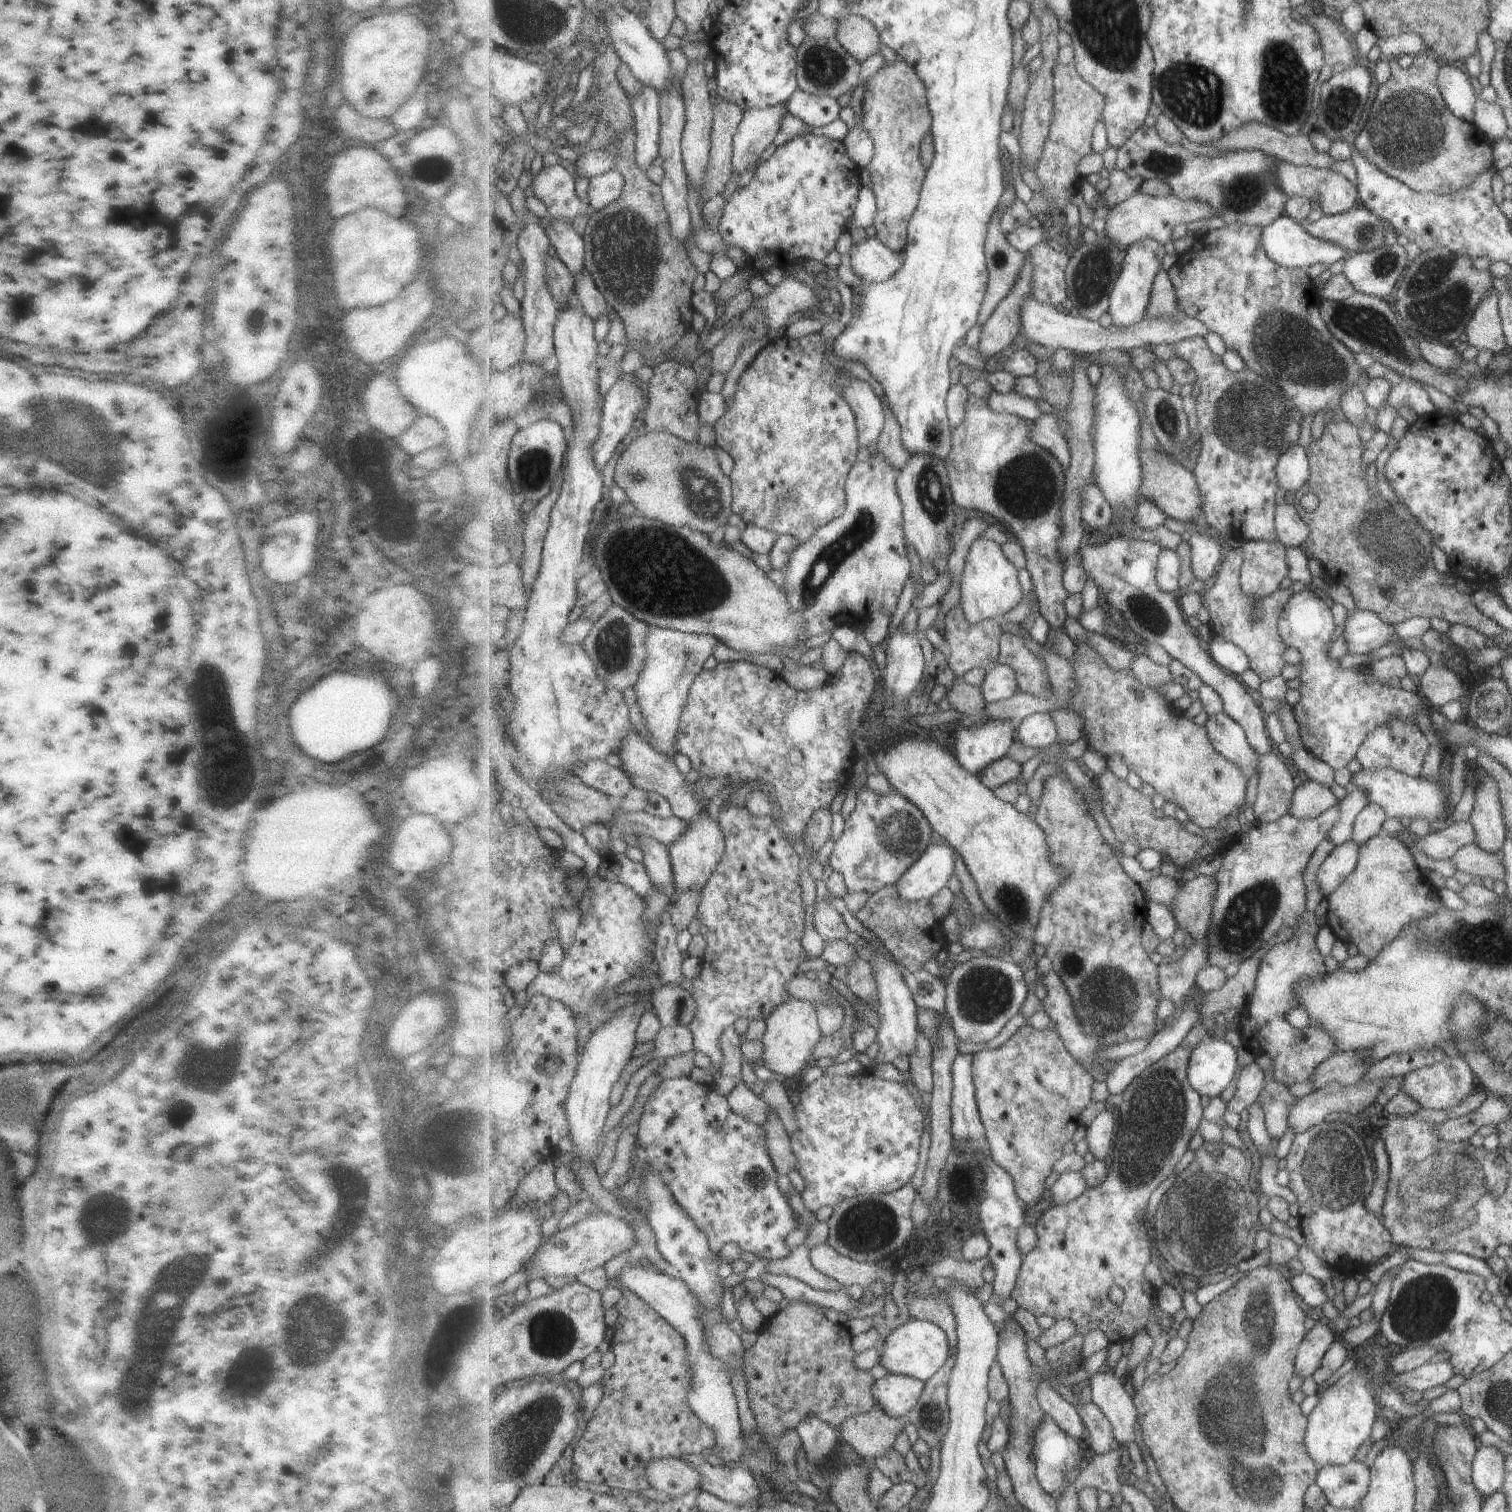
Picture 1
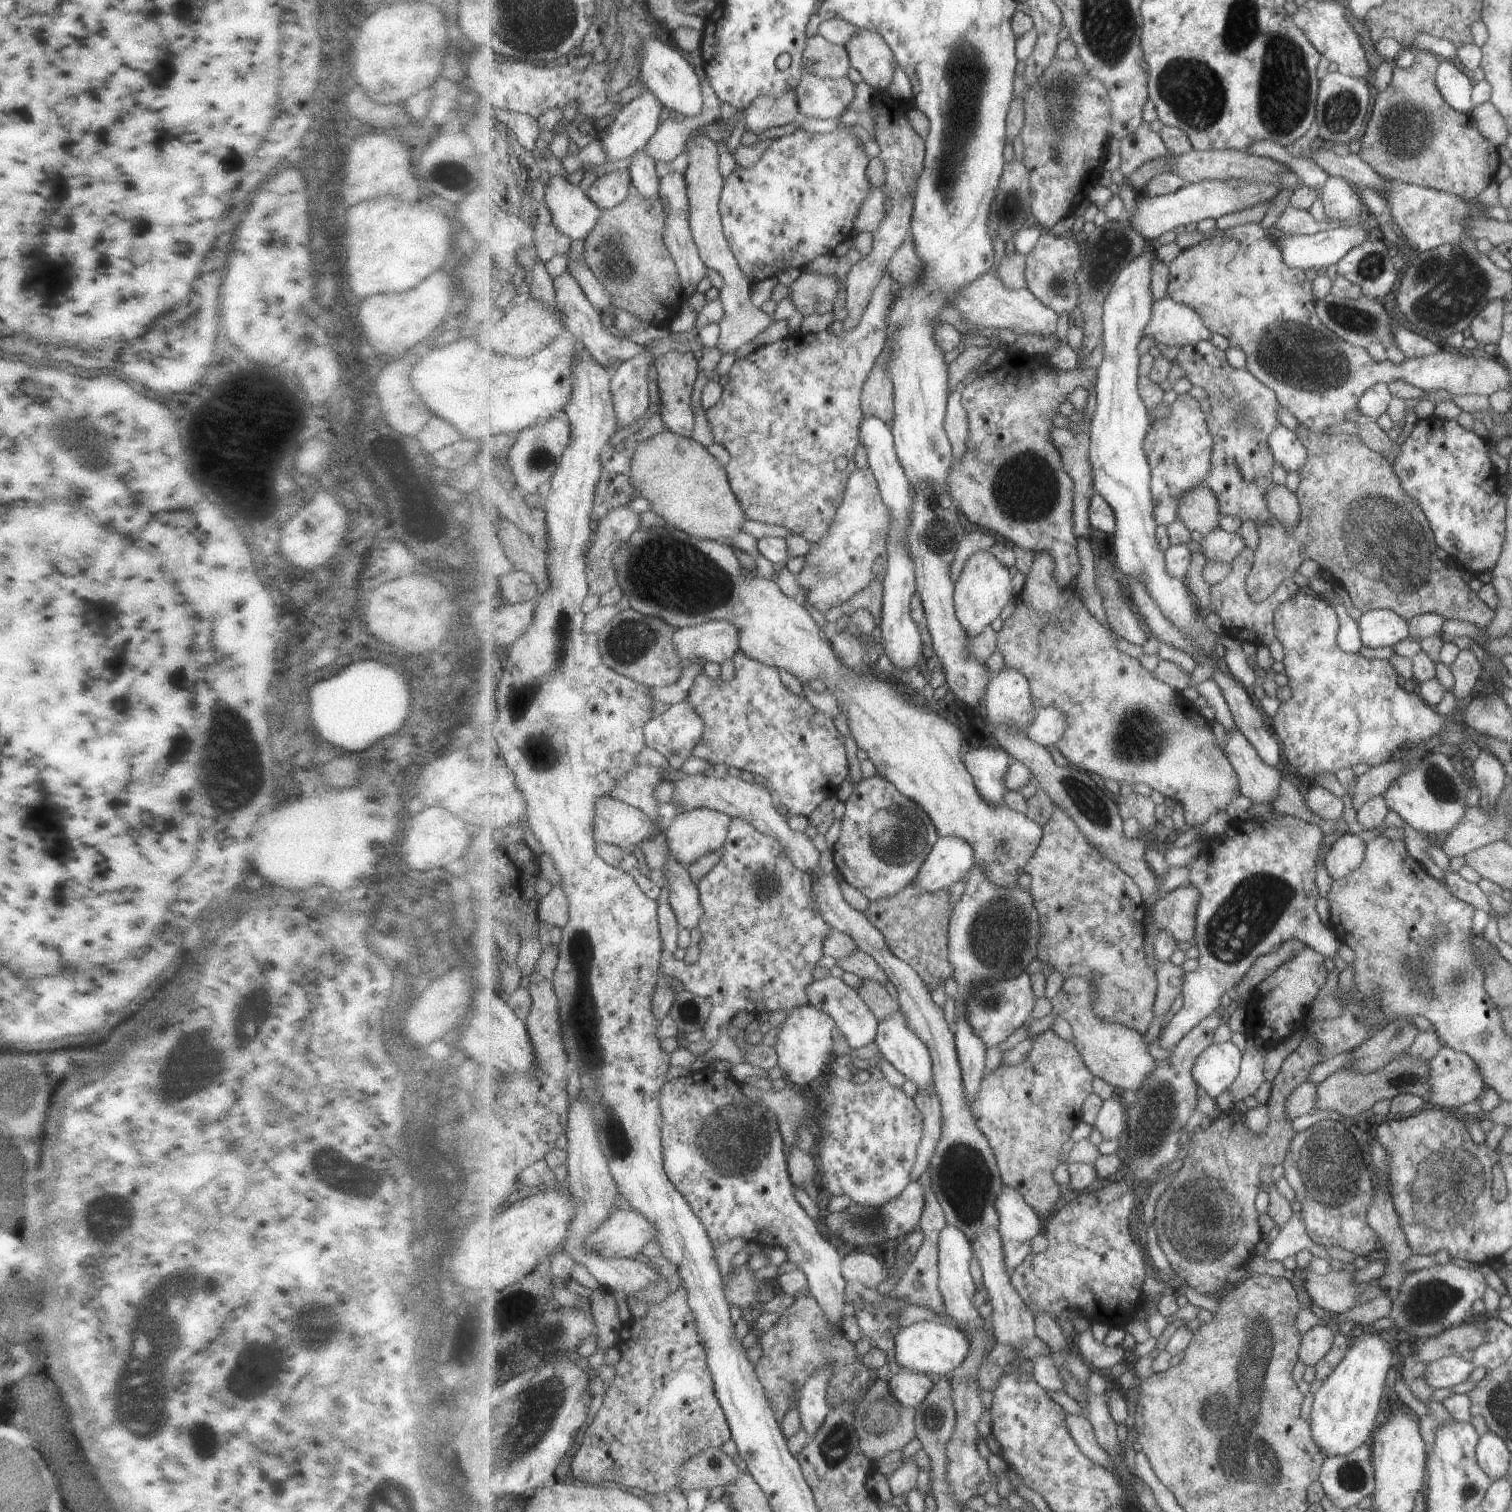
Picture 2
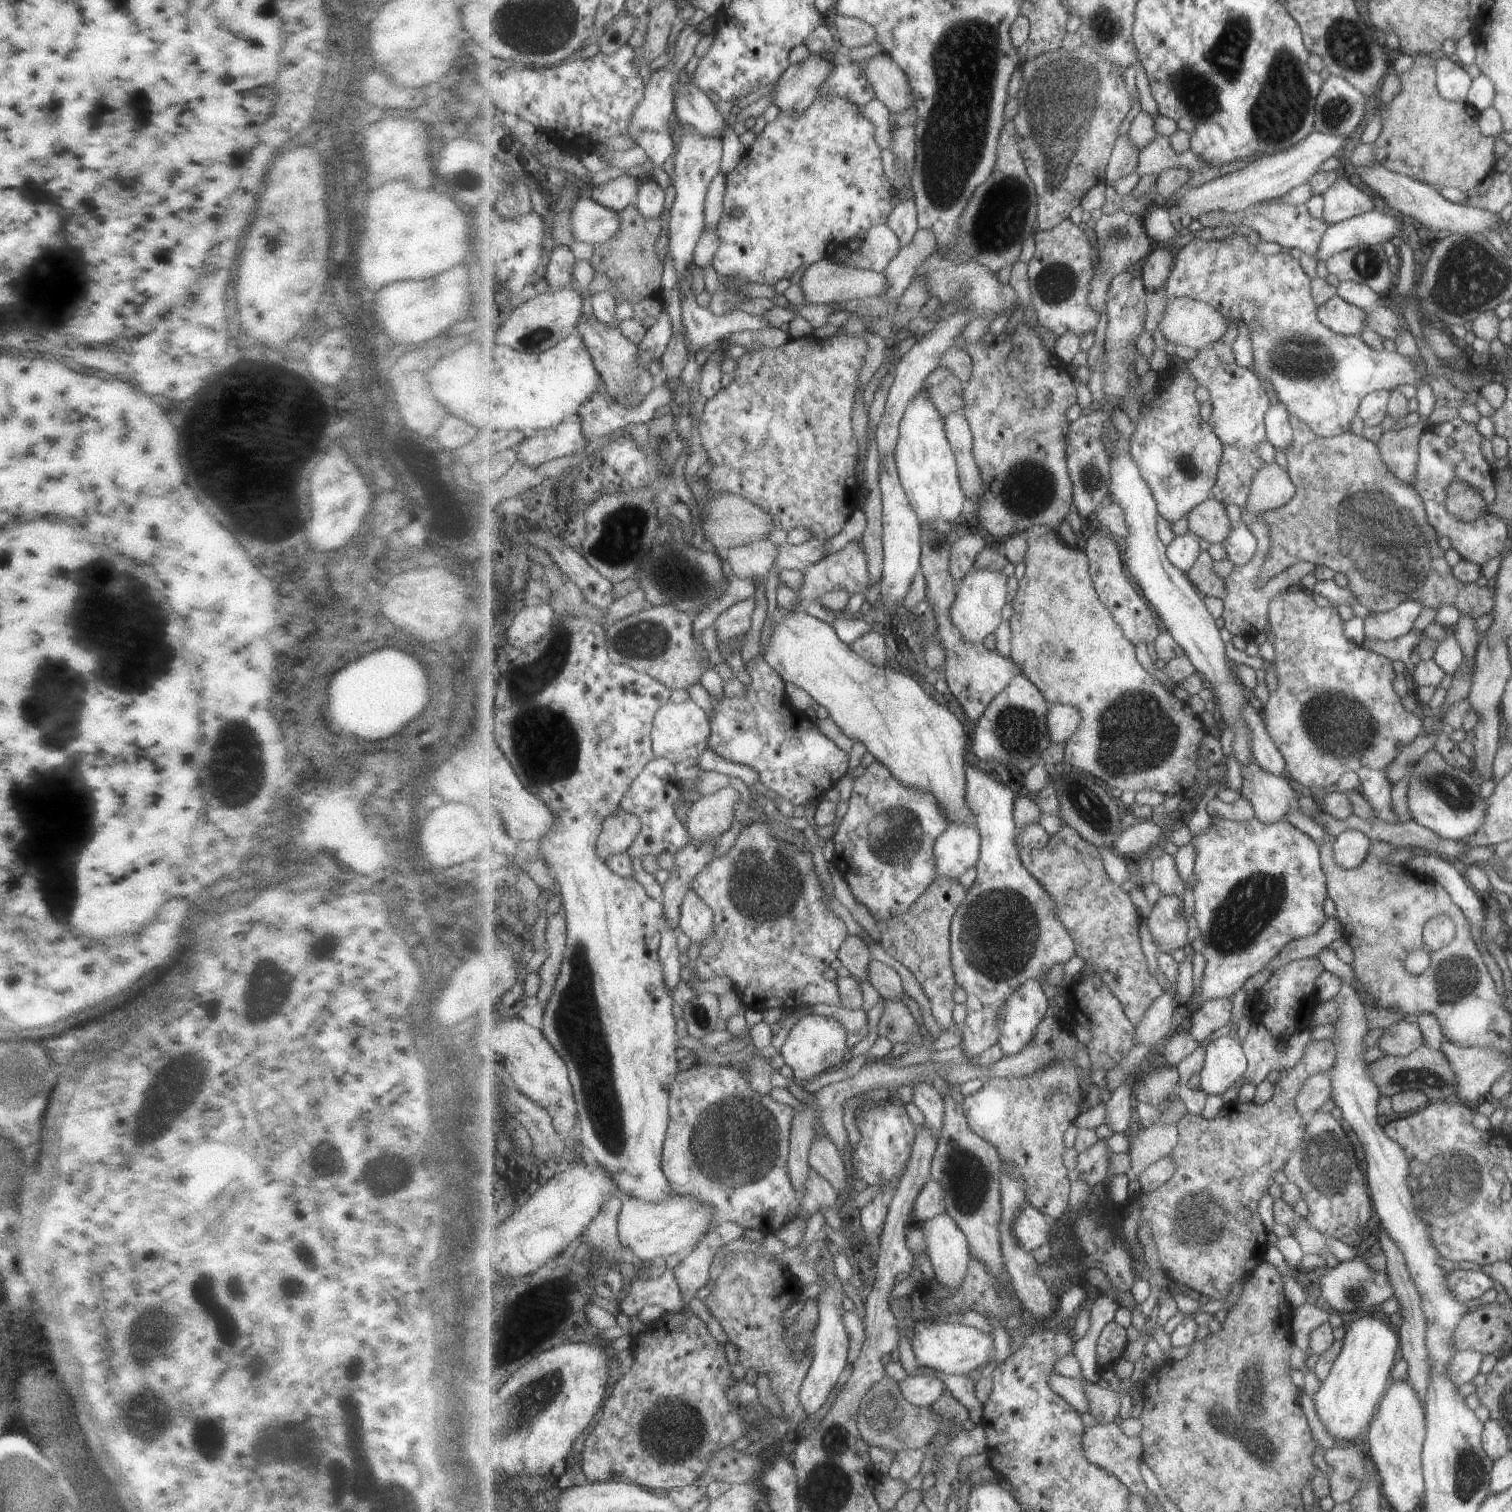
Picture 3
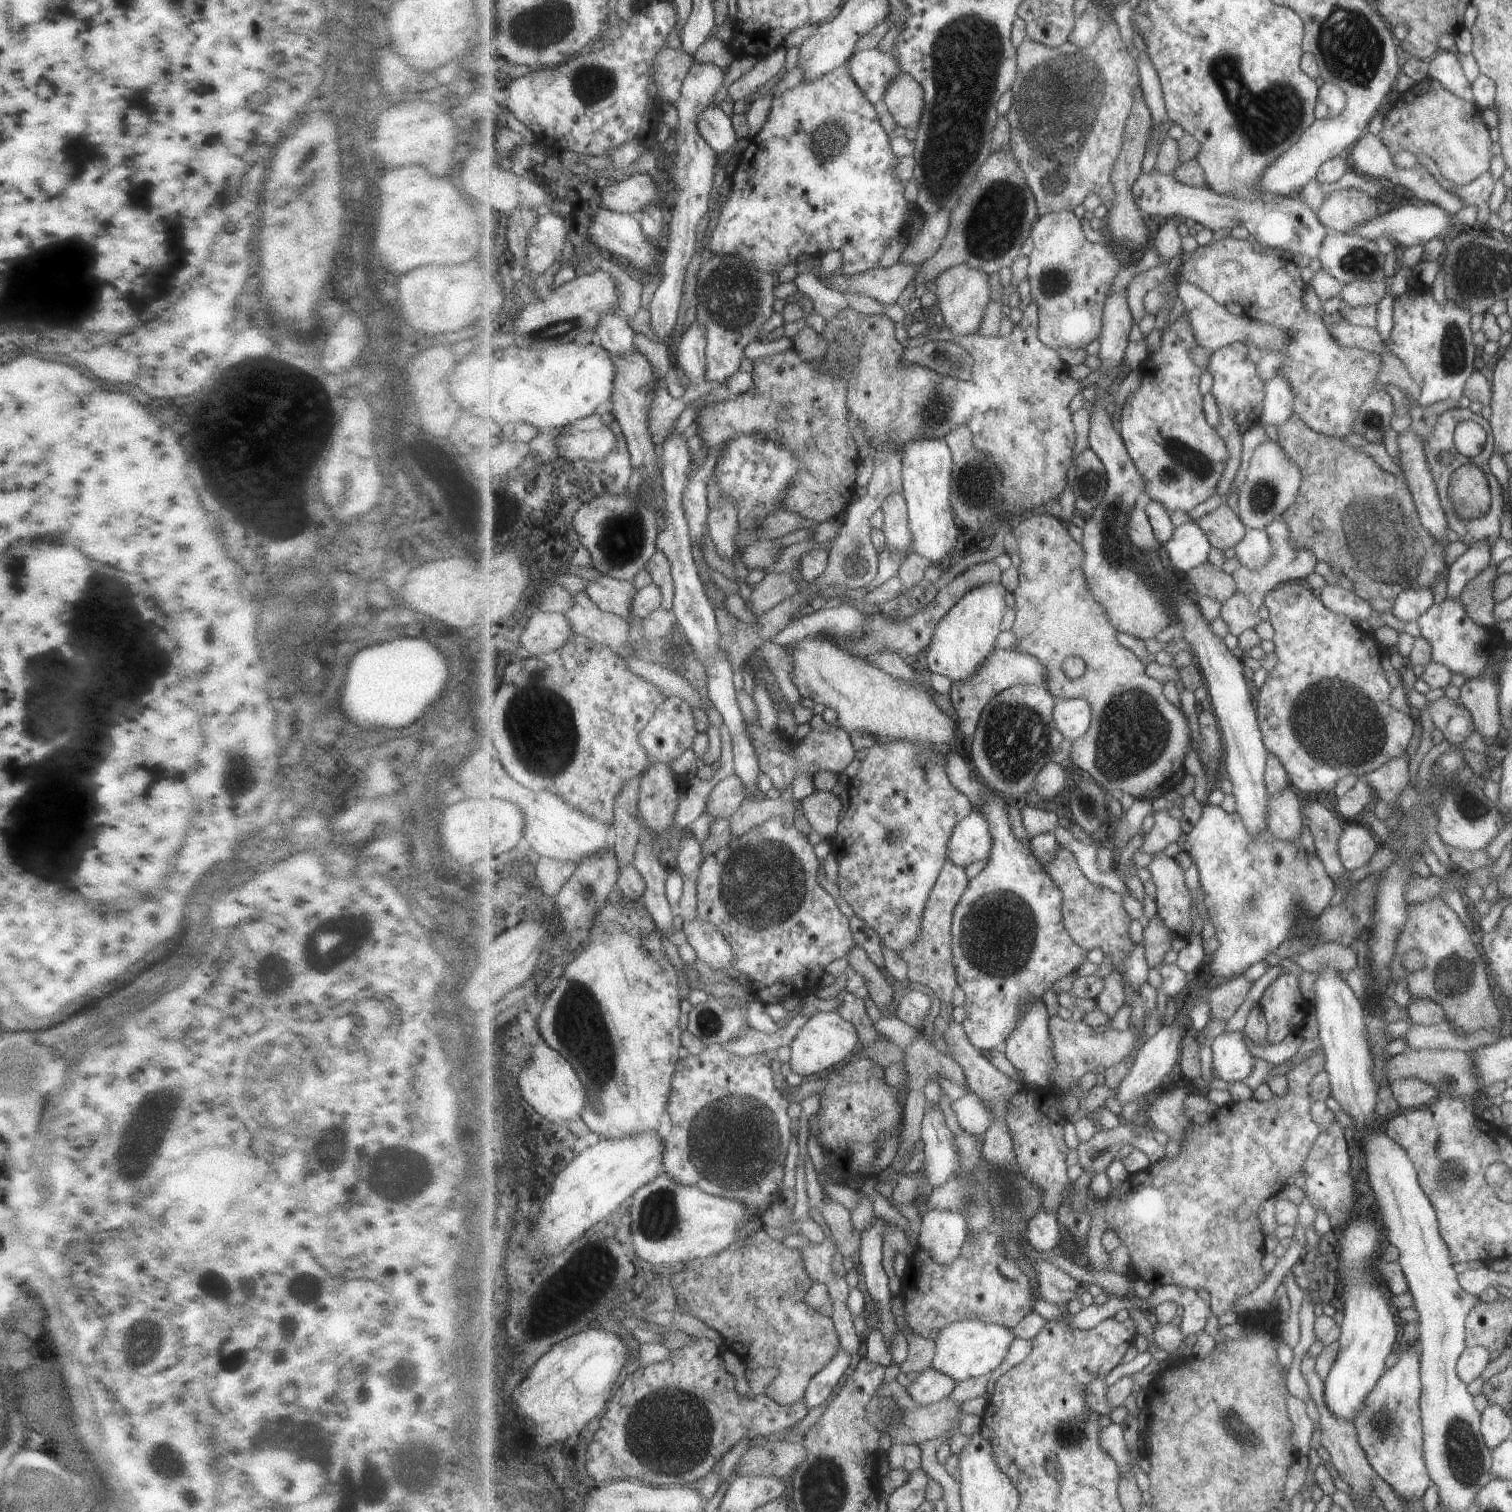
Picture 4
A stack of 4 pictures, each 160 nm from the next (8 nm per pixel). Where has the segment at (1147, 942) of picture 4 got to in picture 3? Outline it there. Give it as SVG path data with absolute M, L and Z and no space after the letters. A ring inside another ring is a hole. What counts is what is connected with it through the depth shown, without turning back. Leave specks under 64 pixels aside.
M1179 896L1161 897L1147 917L1147 927L1158 951L1173 953L1187 946L1191 925L1183 914L1182 905Z

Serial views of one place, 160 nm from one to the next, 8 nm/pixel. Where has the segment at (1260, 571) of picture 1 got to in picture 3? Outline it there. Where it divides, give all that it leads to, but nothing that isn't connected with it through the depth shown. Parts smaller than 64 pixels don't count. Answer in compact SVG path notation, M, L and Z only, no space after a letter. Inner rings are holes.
M1291 417L1291 424L1294 430L1294 441L1291 448L1287 449L1287 469L1292 477L1292 481L1296 484L1296 496L1288 502L1284 507L1273 511L1265 511L1258 516L1258 520L1268 524L1270 528L1271 548L1263 564L1263 572L1261 572L1261 580L1259 586L1265 586L1269 580L1273 580L1279 572L1285 572L1287 568L1291 568L1293 564L1302 561L1310 561L1315 565L1322 565L1332 569L1335 573L1345 575L1349 584L1348 587L1353 590L1353 594L1357 596L1360 605L1368 609L1369 613L1383 614L1393 608L1397 604L1401 604L1403 600L1417 599L1423 604L1423 607L1435 608L1435 611L1444 605L1451 605L1459 615L1469 614L1471 618L1480 618L1483 614L1488 614L1493 608L1493 588L1479 587L1475 583L1461 583L1453 578L1449 560L1445 560L1445 551L1441 550L1441 540L1437 540L1437 533L1433 530L1432 524L1428 523L1427 514L1424 512L1424 503L1419 493L1412 487L1398 478L1385 464L1382 459L1380 448L1375 442L1367 440L1364 437L1357 436L1353 431L1349 430L1343 434L1334 437L1320 437L1304 420L1297 417Z

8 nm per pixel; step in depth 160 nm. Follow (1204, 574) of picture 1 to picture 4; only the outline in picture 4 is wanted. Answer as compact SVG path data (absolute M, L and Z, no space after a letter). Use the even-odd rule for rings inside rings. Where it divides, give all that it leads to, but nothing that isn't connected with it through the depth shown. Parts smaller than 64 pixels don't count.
M1248 529L1245 538L1234 547L1235 557L1248 569L1265 566L1272 557L1272 544L1265 529Z

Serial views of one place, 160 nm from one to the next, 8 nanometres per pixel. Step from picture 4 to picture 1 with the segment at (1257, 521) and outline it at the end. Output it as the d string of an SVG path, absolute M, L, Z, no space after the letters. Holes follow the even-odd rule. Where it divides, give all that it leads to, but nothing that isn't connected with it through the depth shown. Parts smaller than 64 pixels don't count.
M1286 502L1276 507L1276 531L1279 542L1286 547L1299 549L1312 534L1310 526L1302 519L1296 506Z

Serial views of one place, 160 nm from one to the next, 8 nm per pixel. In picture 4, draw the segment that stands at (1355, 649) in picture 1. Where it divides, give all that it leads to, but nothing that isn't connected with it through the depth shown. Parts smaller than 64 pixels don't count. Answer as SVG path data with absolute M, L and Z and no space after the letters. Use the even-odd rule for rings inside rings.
M1416 588L1400 592L1390 613L1401 621L1417 620L1433 603L1432 589Z

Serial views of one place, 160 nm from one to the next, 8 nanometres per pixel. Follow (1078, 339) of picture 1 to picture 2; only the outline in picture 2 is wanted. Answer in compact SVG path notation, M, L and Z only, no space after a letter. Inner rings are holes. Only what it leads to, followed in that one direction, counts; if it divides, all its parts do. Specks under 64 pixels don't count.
M996 262L992 270L986 272L965 289L952 301L953 307L961 312L964 323L970 327L997 327L1010 329L1017 337L1025 334L1047 335L1055 334L1057 330L1057 314L1052 308L1045 306L1028 287L1011 290L999 277L1000 262ZM1169 296L1154 303L1152 319L1144 330L1144 336L1151 336L1156 344L1161 344L1162 342L1166 346L1177 346L1179 348L1211 339L1212 333L1210 328L1205 324L1200 312L1173 300Z

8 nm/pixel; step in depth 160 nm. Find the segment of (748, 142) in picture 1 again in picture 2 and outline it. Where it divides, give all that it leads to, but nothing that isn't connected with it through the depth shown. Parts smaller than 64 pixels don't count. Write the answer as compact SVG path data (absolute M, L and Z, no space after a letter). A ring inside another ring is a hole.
M796 88L779 99L771 95L761 95L748 106L743 116L746 130L756 136L775 126L787 126L801 117Z

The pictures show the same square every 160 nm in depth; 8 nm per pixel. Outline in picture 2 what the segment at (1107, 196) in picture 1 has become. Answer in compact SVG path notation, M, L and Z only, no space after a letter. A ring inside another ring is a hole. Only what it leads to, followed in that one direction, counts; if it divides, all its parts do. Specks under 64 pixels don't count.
M1191 149L1188 153L1183 153L1182 155L1173 155L1171 152L1168 152L1161 159L1155 159L1151 163L1145 163L1143 167L1137 169L1132 175L1125 177L1125 182L1130 188L1141 190L1141 188L1146 188L1146 184L1154 176L1164 171L1173 171L1181 175L1189 185L1205 179L1247 179L1248 181L1255 180L1266 183L1279 183L1281 189L1291 188L1292 190L1296 190L1302 184L1296 172L1293 172L1285 163L1277 162L1269 157L1258 157L1235 149L1210 151Z

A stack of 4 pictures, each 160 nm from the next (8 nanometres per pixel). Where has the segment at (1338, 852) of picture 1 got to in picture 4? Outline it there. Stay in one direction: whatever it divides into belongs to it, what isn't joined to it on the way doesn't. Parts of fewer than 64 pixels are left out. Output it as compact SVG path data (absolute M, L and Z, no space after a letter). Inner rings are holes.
M1350 822L1339 841L1341 862L1348 870L1357 870L1368 864L1381 845L1372 829L1365 828L1363 822Z

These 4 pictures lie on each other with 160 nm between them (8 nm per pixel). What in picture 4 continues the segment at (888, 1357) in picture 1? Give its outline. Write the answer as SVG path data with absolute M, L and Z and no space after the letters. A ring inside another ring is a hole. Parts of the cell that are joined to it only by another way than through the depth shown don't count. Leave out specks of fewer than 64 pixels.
M965 1319L943 1327L936 1338L936 1353L932 1367L939 1372L952 1376L956 1381L967 1380L974 1376L993 1372L1009 1352L1013 1342L1013 1332L1007 1327L986 1323L979 1319Z

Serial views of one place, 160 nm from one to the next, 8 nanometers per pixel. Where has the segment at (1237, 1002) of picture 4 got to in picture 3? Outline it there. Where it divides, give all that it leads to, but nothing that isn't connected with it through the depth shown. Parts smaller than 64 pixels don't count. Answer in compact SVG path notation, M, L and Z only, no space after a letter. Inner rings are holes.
M1233 997L1211 999L1194 1012L1187 1024L1187 1029L1197 1043L1211 1040L1213 1032L1217 1032L1225 1024L1231 1024L1233 999Z

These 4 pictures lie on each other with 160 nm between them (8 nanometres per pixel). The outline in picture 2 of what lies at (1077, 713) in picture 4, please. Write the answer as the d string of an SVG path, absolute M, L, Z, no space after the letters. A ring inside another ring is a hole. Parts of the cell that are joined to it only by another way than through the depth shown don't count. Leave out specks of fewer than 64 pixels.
M1037 708L1035 718L1026 732L1033 742L1051 748L1055 747L1056 742L1065 734L1067 725L1066 716L1060 709Z

